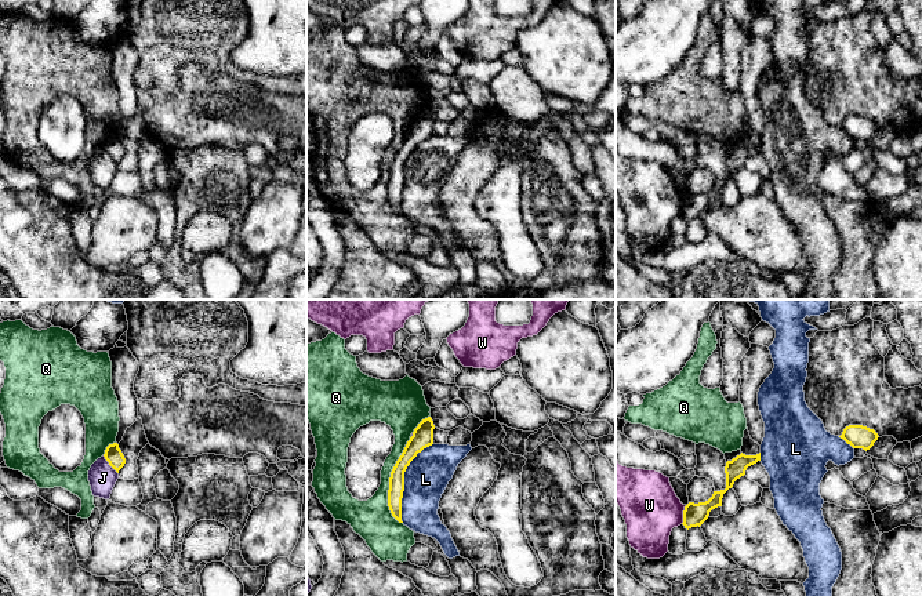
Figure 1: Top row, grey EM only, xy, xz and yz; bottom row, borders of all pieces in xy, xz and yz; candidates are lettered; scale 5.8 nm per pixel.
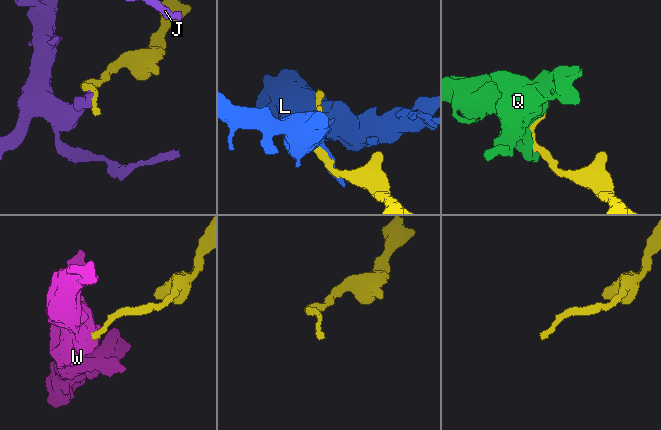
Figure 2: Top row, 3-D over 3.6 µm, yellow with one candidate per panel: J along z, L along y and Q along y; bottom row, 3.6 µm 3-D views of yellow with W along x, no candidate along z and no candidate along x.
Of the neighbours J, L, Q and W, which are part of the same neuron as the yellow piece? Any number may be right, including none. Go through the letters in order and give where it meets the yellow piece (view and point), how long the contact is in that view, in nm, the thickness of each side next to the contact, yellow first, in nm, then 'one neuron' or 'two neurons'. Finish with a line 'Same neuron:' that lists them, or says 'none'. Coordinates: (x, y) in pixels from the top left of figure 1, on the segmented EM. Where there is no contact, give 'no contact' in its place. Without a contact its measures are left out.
J: xy (109, 464) | 140 nm | 100/160 nm | two neurons
L: xz (403, 480) | 500 nm | 100/260 nm | two neurons
Q: xz (389, 480) | 500 nm | 100/240 nm | two neurons
W: yz (683, 515) | 120 nm | 130/340 nm | two neurons
Same neuron: none

